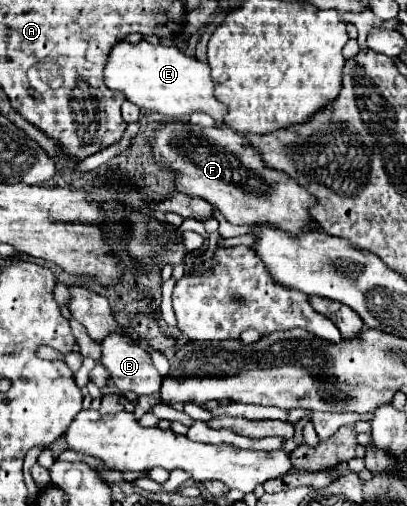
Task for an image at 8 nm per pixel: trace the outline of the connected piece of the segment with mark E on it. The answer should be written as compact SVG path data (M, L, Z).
M125 40L117 42L105 66L105 84L113 90L123 92L125 98L139 108L159 112L173 120L191 116L193 112L205 112L215 122L223 122L227 116L227 106L213 96L209 64L187 56L175 46L153 46L147 40L139 44L129 44Z

